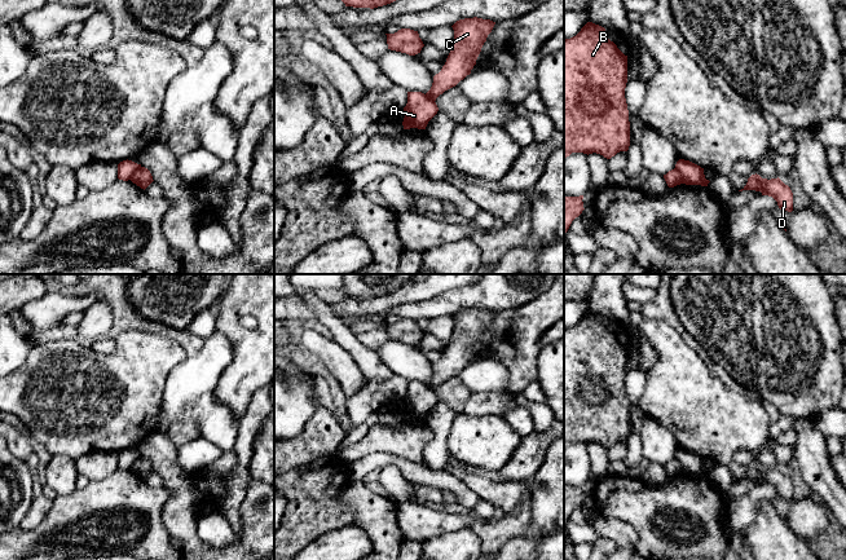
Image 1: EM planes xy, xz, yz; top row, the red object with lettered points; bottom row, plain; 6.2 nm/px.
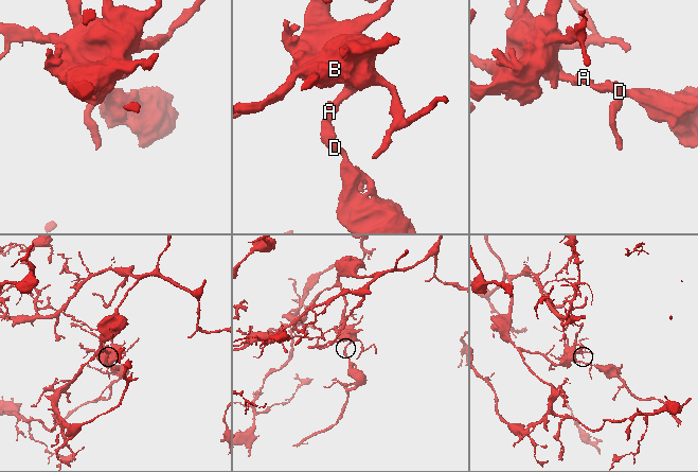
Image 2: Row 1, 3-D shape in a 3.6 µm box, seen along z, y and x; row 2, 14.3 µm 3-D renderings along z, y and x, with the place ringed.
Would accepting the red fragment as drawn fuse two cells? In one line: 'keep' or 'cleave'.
cleave

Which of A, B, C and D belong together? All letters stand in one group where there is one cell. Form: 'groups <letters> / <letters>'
groups A D / B C

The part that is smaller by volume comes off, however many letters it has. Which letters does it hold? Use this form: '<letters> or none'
A, D

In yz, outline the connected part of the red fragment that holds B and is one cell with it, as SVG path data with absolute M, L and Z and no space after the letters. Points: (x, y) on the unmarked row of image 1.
M587 312L581 321L564 328L564 449L572 442L600 444L611 449L630 436L630 411L625 388L627 372L627 345L611 331L605 318Z

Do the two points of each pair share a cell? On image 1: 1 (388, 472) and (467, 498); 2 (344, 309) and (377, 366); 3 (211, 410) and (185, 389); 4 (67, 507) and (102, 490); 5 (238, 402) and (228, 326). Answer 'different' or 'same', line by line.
1: different
2: different
3: same
4: same
5: same

